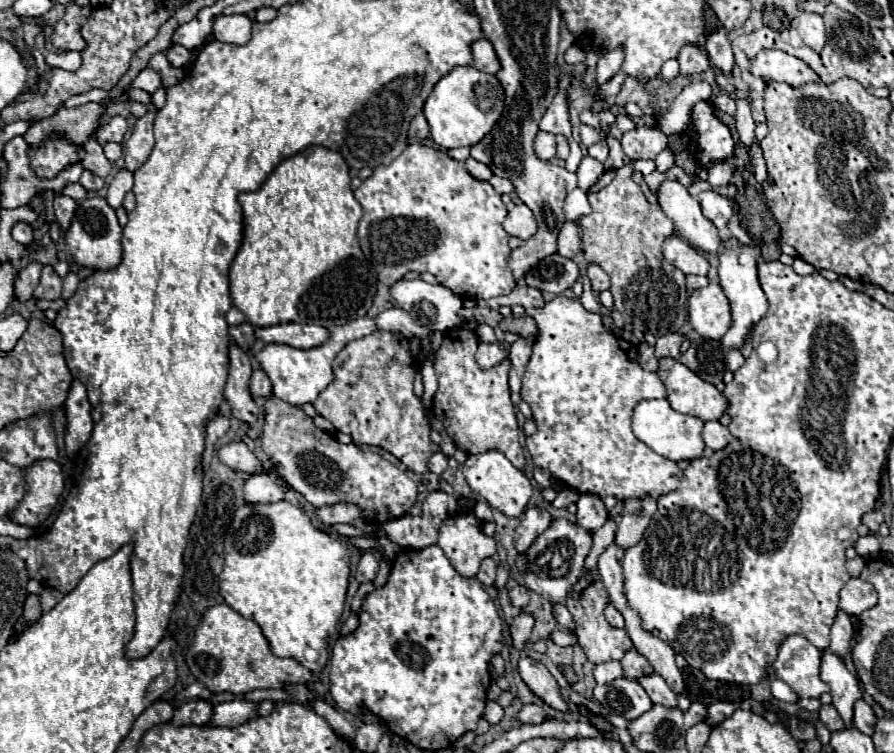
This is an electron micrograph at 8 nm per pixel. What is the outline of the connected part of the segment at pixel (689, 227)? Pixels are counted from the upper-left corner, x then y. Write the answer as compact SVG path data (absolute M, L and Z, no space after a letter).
M662 182L658 192L658 204L666 216L674 222L676 234L680 234L694 248L700 248L708 254L716 254L722 240L718 228L702 214L696 198L678 182Z

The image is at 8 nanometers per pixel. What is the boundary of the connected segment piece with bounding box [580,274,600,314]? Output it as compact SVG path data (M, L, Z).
M584 274L580 280L582 280L582 284L584 284L584 294L580 296L580 304L582 304L586 310L590 310L590 312L596 312L596 314L598 314L600 304L594 300L594 294L592 294L592 290L590 290L590 280L588 280L588 276Z

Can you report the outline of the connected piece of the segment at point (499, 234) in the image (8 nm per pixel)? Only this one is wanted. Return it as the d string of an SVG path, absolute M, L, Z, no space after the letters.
M408 144L406 150L390 164L378 166L358 190L354 190L364 216L358 226L358 242L364 256L374 266L378 280L392 286L408 272L430 272L440 284L462 298L494 298L510 294L516 286L508 268L508 234L502 228L506 206L490 182L468 174L462 162L450 158L444 150L424 144Z

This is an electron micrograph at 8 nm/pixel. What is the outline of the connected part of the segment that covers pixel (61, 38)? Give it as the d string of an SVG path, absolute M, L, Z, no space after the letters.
M68 4L64 16L54 24L54 32L50 36L54 48L58 50L84 50L88 44L80 34L82 24L88 20L92 8L90 6L78 6Z

